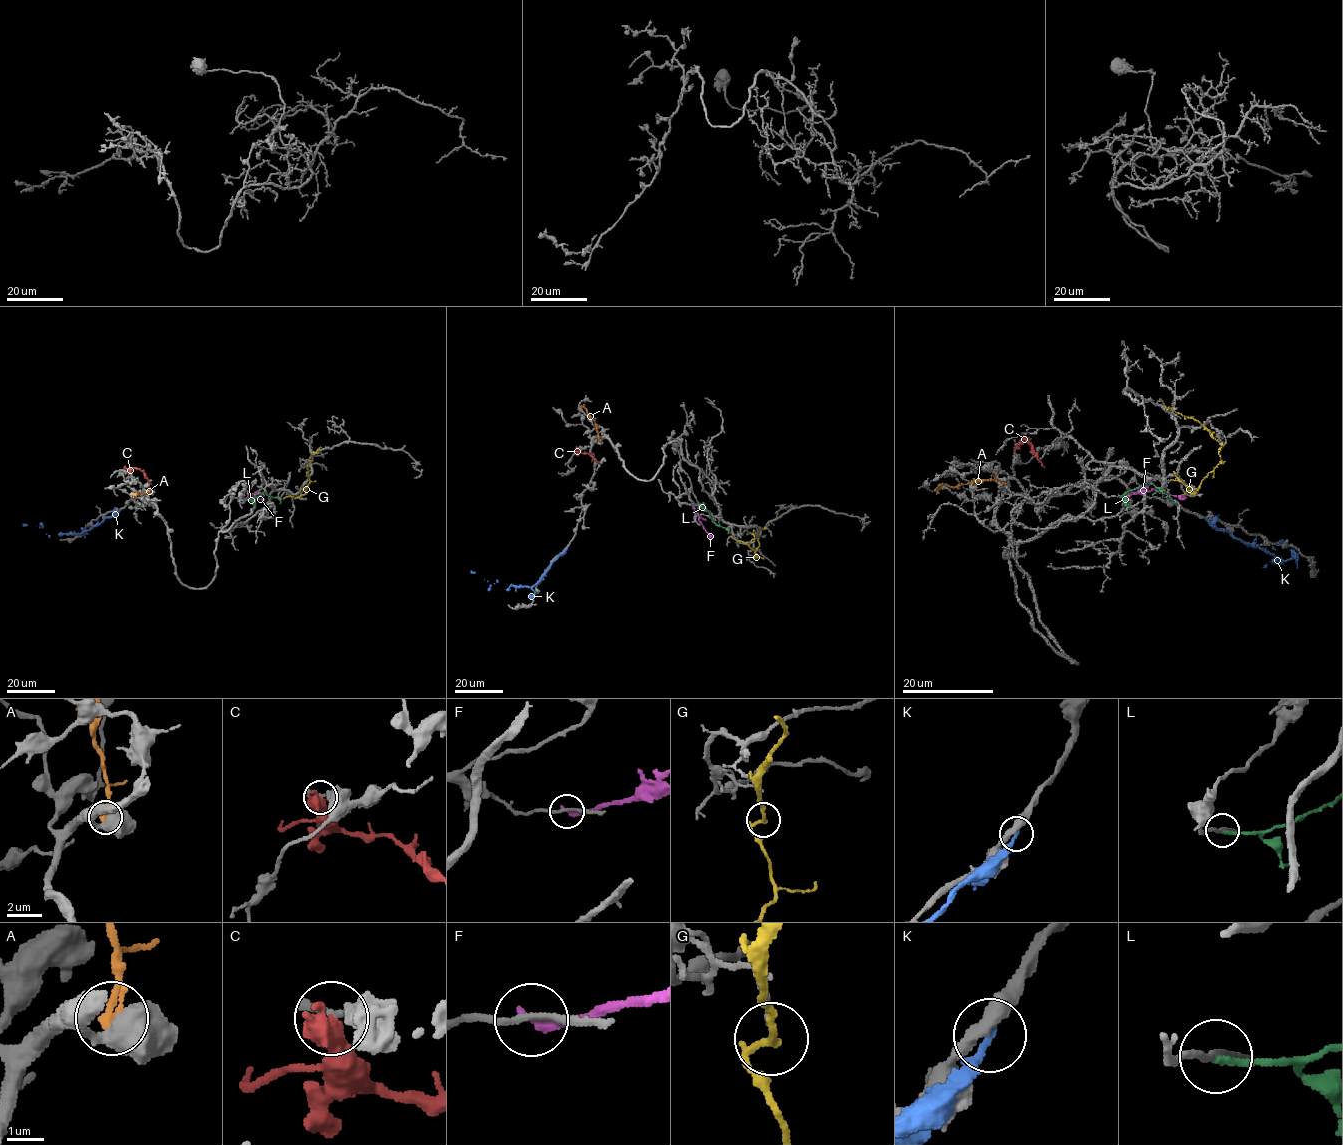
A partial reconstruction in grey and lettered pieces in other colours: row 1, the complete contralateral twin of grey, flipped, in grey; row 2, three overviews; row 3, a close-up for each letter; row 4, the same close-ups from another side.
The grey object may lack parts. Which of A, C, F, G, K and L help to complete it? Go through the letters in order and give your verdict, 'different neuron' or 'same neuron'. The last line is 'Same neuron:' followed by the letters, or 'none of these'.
A: different neuron
C: different neuron
F: different neuron
G: different neuron
K: different neuron
L: different neuron
Same neuron: none of these

